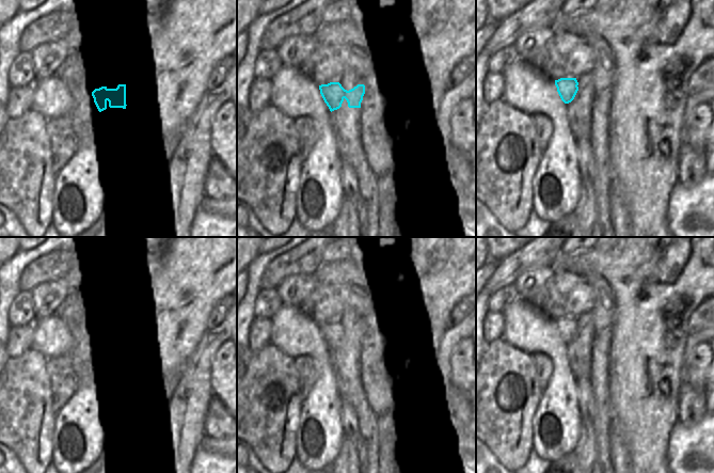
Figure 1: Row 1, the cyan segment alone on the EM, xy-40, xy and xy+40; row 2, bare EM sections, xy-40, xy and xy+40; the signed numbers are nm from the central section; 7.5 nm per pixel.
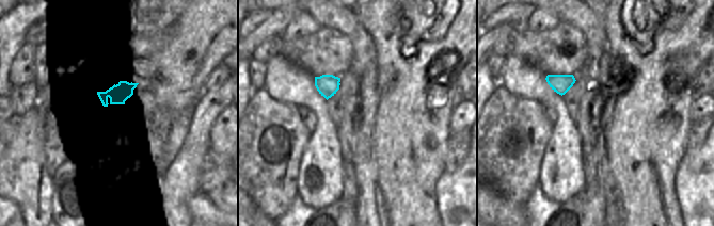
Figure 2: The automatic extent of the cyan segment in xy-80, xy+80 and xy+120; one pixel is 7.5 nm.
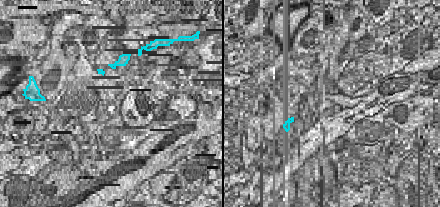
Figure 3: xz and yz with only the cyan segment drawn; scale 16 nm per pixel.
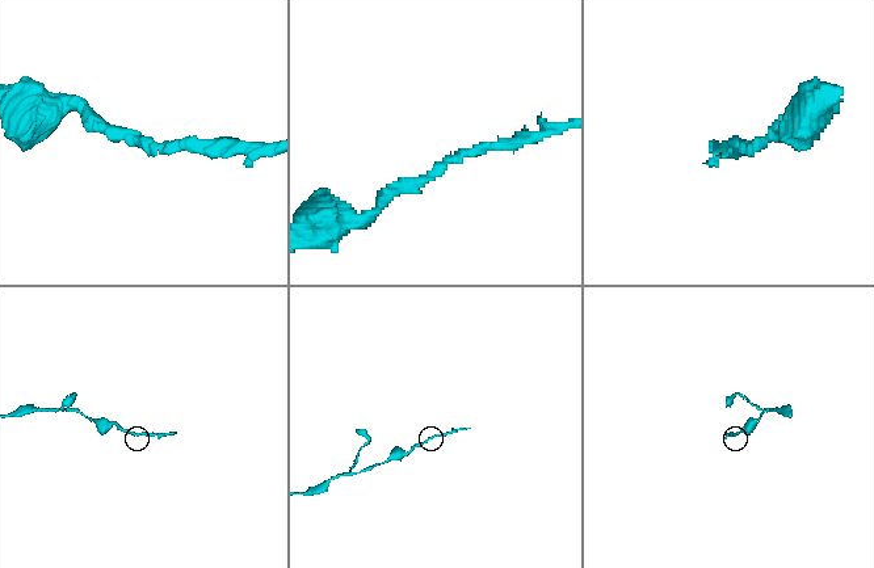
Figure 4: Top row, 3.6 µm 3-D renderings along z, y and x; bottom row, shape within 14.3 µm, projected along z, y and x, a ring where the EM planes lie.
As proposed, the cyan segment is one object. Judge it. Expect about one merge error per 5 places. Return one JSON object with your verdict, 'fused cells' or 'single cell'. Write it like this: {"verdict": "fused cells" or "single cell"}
{"verdict": "single cell"}

